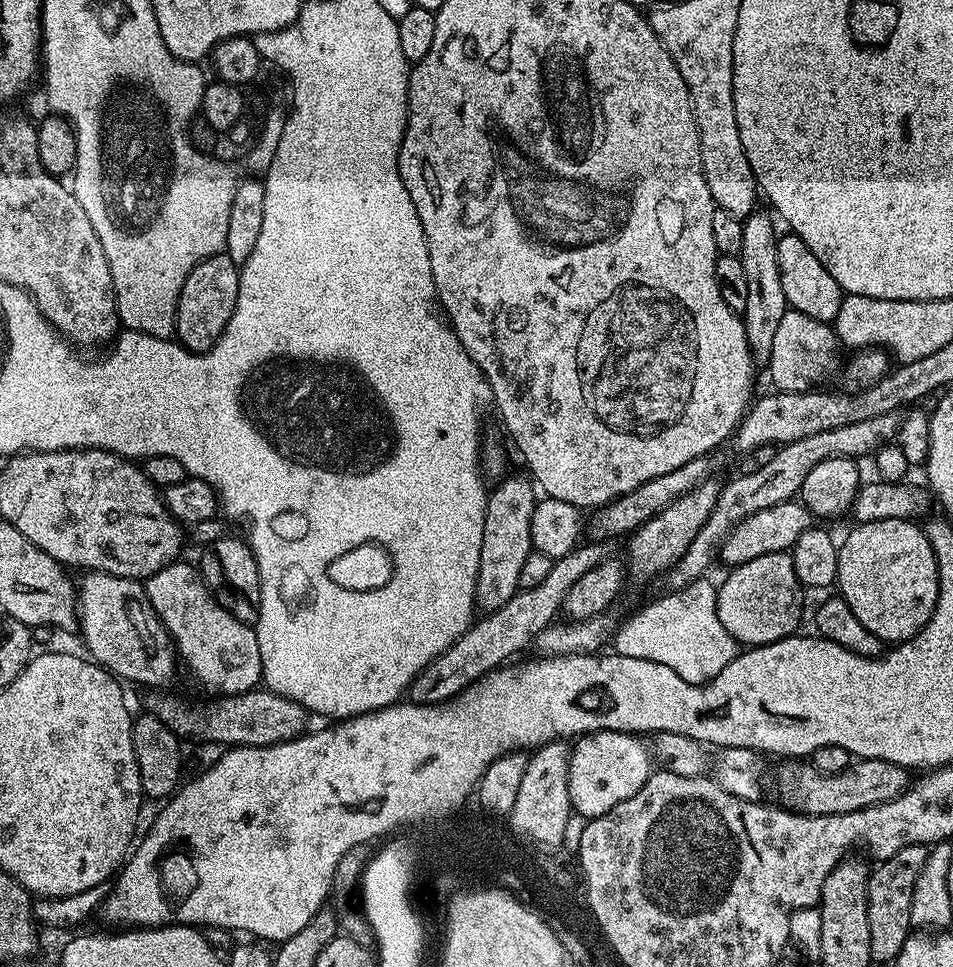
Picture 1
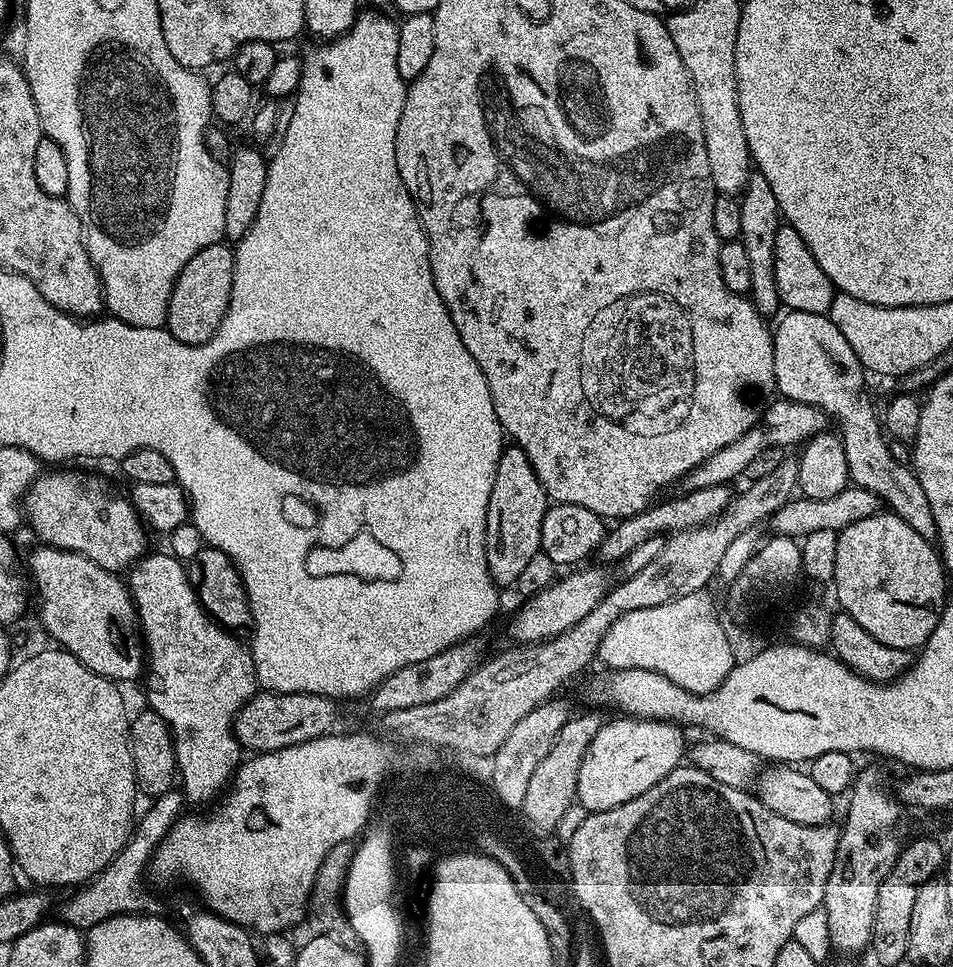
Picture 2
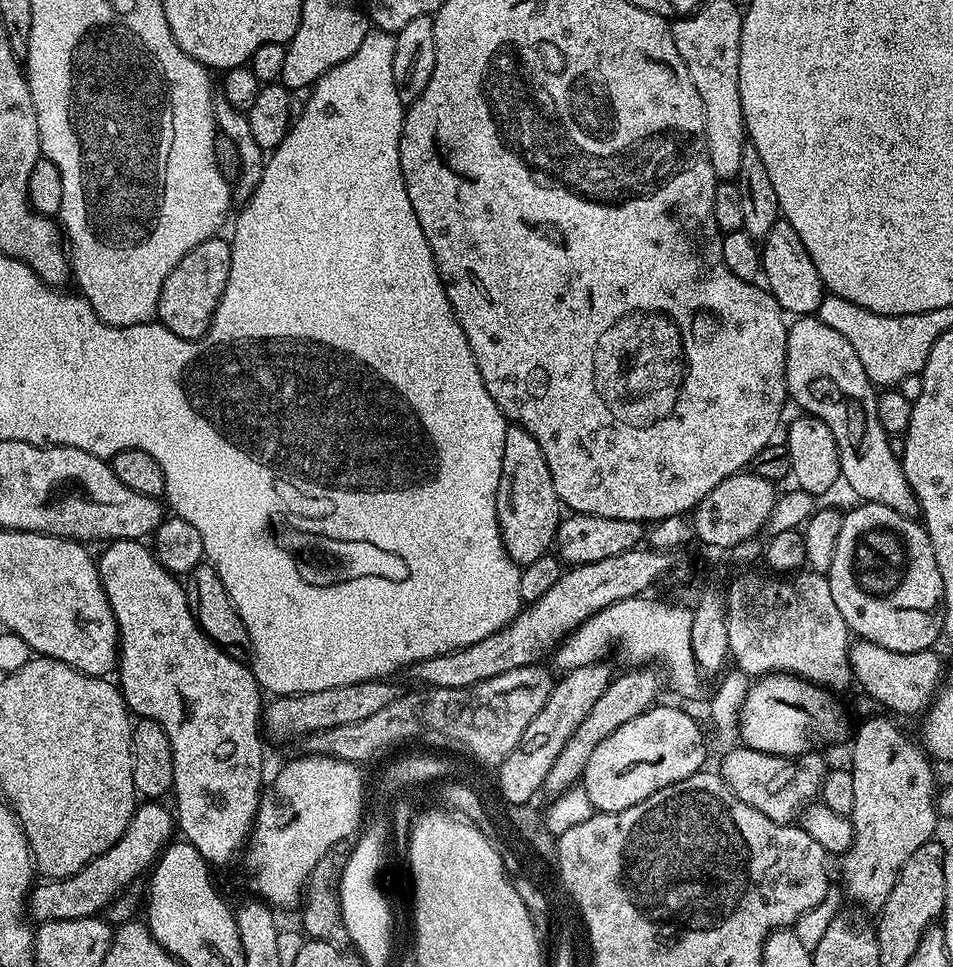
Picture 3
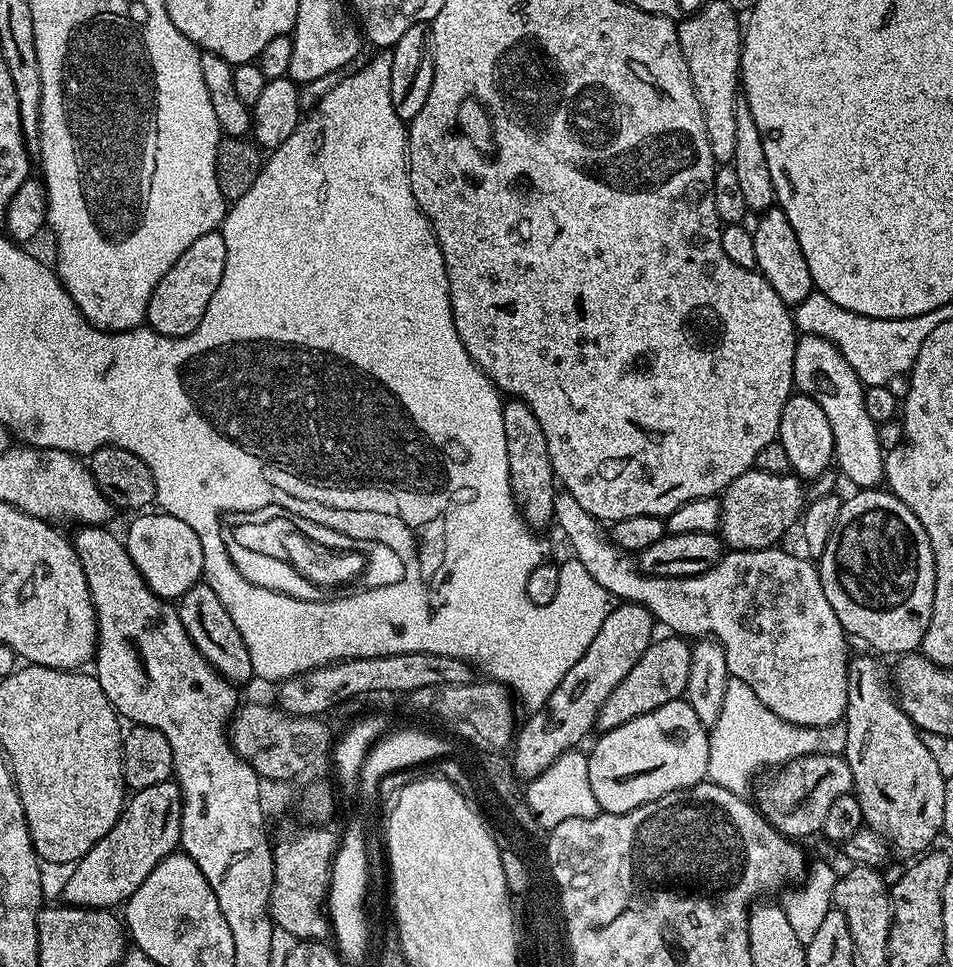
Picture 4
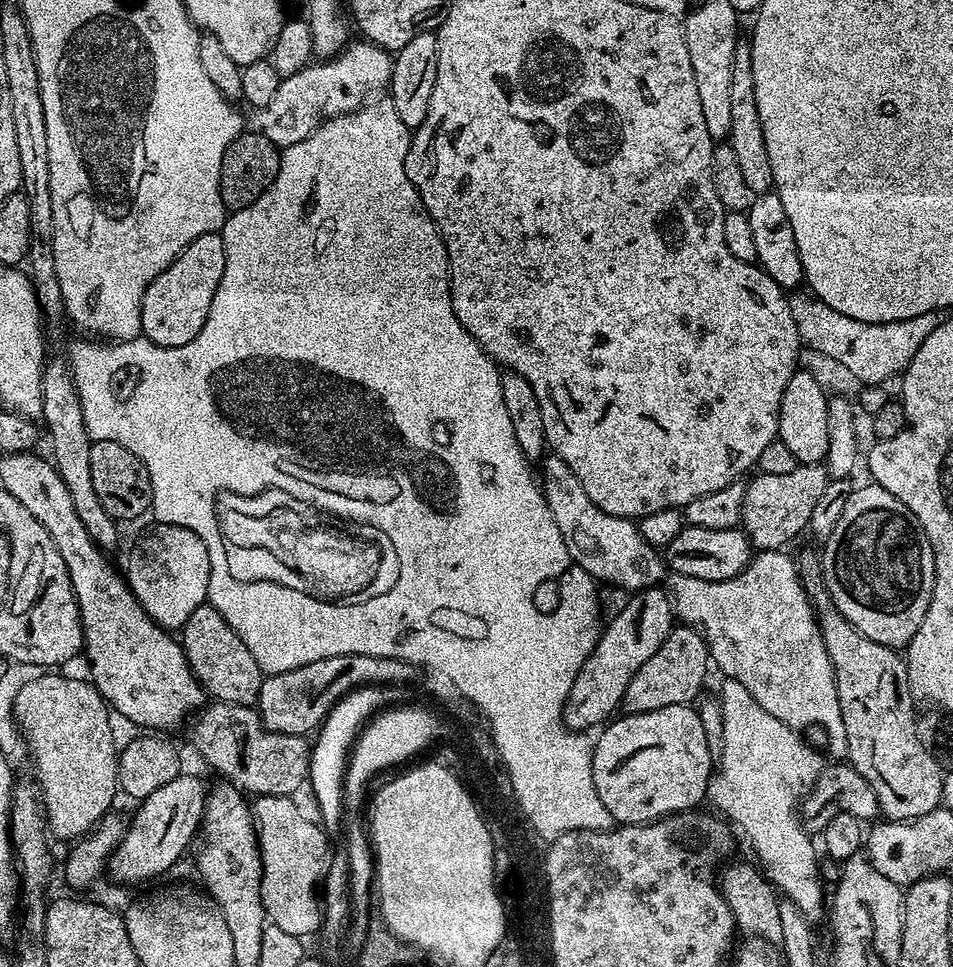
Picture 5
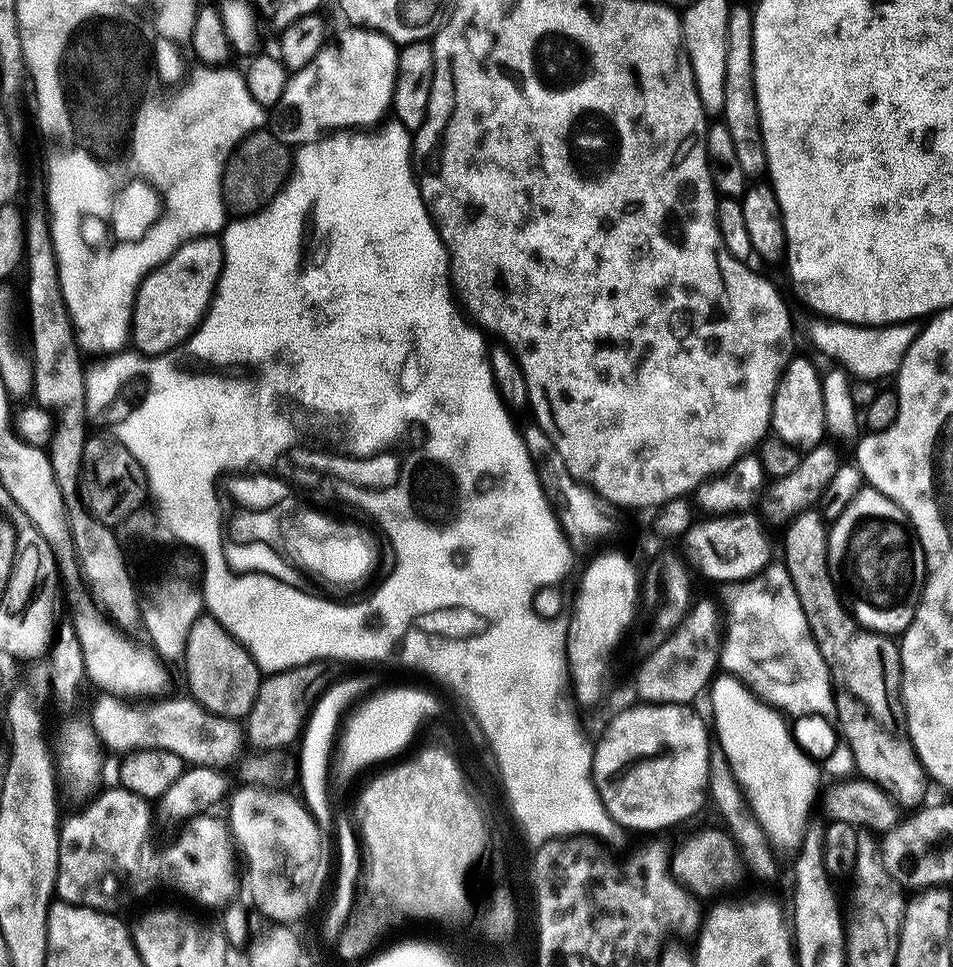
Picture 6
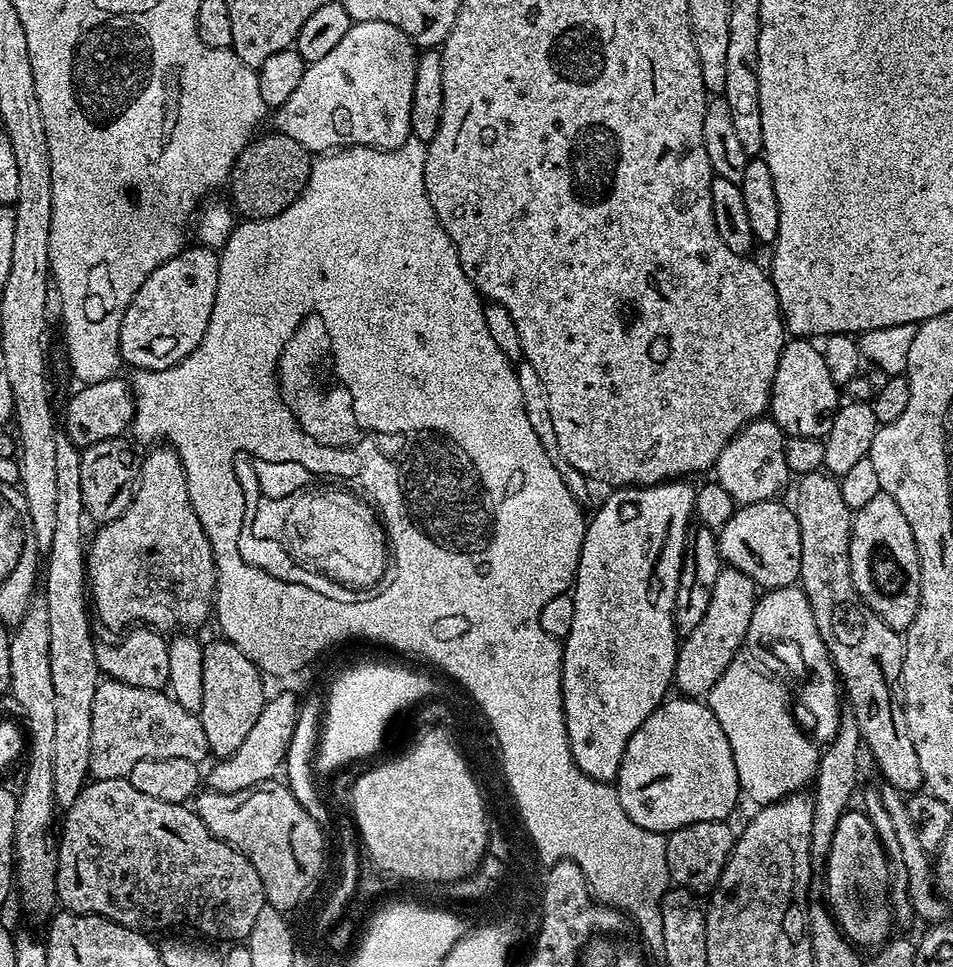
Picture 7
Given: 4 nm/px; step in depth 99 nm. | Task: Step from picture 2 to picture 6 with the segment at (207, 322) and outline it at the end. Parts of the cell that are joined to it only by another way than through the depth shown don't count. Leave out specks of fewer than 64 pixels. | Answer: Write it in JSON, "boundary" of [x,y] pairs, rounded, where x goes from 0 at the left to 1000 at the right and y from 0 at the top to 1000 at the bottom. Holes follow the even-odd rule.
{"boundary":[[[210,244],[192,252],[147,293],[139,317],[137,355],[153,368],[169,368],[188,360],[209,339],[235,278],[235,253],[227,244]]]}

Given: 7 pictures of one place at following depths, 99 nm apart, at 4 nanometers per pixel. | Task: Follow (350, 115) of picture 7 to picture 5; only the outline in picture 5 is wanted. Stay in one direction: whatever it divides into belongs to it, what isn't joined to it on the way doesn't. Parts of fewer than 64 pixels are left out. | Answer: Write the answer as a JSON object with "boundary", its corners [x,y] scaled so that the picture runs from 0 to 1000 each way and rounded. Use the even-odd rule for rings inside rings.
{"boundary":[[[366,44],[352,58],[324,65],[313,77],[297,80],[288,99],[272,117],[272,135],[291,151],[317,147],[317,143],[324,141],[341,124],[373,116],[389,100],[386,99],[389,95],[406,92],[411,82],[412,59],[396,46],[377,44]]]}

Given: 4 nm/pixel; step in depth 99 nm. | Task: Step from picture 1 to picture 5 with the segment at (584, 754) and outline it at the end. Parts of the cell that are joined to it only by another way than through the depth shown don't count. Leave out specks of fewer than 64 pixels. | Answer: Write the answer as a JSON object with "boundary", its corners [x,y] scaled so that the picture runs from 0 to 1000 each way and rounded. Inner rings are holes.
{"boundary":[[[708,728],[692,732],[685,736],[664,736],[652,739],[652,745],[646,745],[630,761],[630,766],[624,766],[621,775],[621,804],[623,805],[623,817],[636,834],[636,838],[642,843],[643,849],[651,852],[679,852],[686,848],[692,848],[695,844],[704,844],[707,840],[720,840],[727,837],[739,823],[739,818],[743,815],[743,801],[749,798],[749,779],[743,774],[741,756],[735,746],[735,737],[729,731],[720,728]]]}

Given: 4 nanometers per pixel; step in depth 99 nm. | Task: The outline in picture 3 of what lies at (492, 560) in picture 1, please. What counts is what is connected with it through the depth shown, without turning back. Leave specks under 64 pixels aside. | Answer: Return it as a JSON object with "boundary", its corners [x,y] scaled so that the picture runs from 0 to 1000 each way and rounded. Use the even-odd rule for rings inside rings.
{"boundary":[[[534,440],[528,458],[527,490],[520,508],[520,535],[532,573],[544,585],[576,572],[590,537],[590,522],[561,448]]]}

